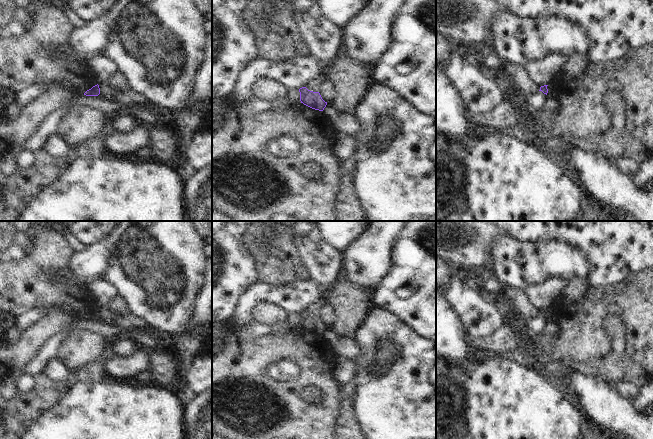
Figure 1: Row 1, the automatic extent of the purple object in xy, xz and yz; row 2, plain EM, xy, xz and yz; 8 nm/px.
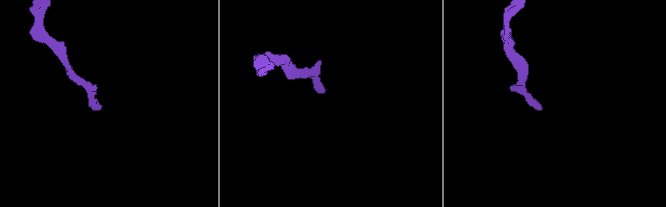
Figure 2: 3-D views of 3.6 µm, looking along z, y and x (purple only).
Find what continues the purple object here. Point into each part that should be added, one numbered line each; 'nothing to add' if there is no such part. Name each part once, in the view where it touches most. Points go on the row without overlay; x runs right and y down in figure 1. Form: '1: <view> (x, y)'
nothing to add

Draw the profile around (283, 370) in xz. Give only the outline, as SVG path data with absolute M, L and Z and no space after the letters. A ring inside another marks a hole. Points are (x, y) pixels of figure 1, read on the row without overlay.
M285 358L272 362L267 367L267 372L272 379L287 382L296 378L299 368L292 359Z

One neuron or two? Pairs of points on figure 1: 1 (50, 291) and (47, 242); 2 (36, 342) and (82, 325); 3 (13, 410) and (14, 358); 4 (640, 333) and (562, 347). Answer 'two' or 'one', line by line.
1: one
2: one
3: two
4: one

